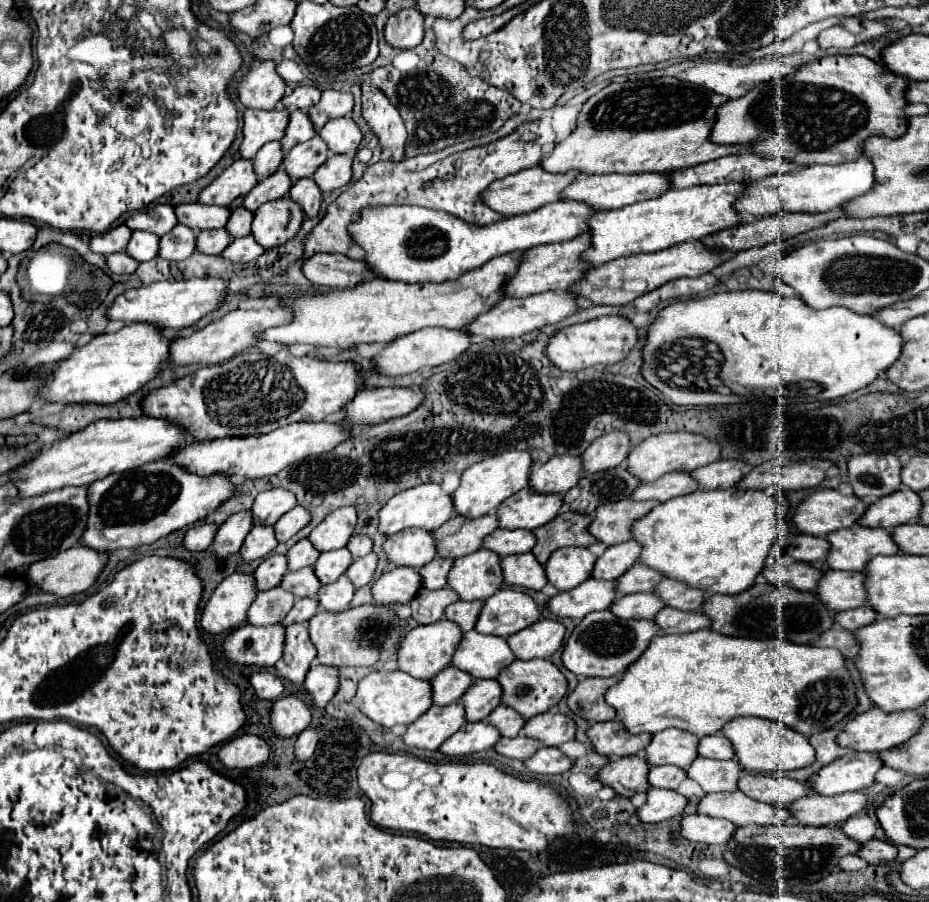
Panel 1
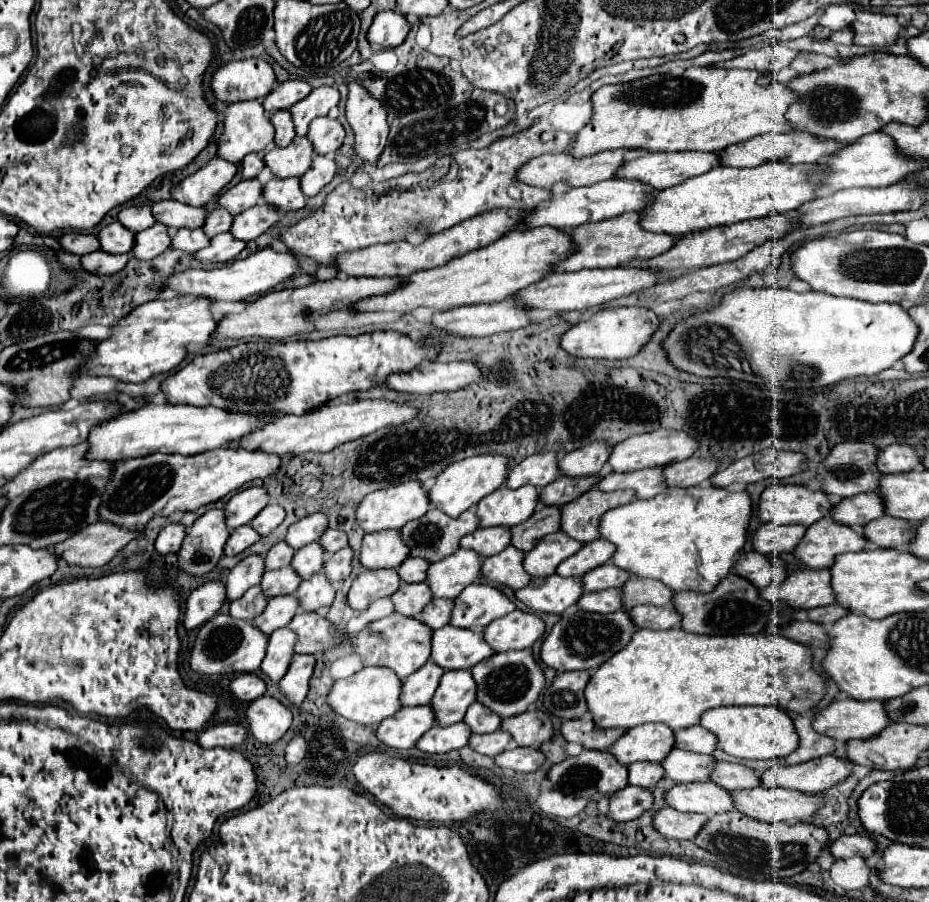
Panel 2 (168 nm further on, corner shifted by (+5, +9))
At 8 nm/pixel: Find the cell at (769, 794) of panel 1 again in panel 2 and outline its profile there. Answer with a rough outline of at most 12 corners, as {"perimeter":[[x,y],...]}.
{"perimeter":[[715,761],[713,777],[719,787],[749,789],[761,785],[753,769],[739,763]]}

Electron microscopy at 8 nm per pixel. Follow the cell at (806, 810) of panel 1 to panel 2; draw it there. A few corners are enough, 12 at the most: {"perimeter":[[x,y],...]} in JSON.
{"perimeter":[[789,789],[729,791],[735,811],[767,823],[799,823],[819,795]]}

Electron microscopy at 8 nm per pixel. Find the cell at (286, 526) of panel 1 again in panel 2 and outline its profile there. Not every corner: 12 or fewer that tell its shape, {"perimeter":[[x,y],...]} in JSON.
{"perimeter":[[269,503],[251,525],[259,535],[269,535],[285,519],[279,505]]}

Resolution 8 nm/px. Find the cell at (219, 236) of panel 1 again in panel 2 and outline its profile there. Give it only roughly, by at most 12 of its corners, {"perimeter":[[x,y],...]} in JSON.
{"perimeter":[[179,229],[173,249],[195,253],[209,245],[203,229]]}

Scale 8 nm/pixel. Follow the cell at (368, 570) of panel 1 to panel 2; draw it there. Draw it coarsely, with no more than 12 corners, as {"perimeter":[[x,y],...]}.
{"perimeter":[[349,547],[329,555],[323,565],[333,585],[351,573],[353,551]]}

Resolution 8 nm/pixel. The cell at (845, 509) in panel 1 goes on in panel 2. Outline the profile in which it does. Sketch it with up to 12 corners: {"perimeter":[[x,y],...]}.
{"perimeter":[[769,485],[757,517],[813,525],[831,511],[823,491]]}

